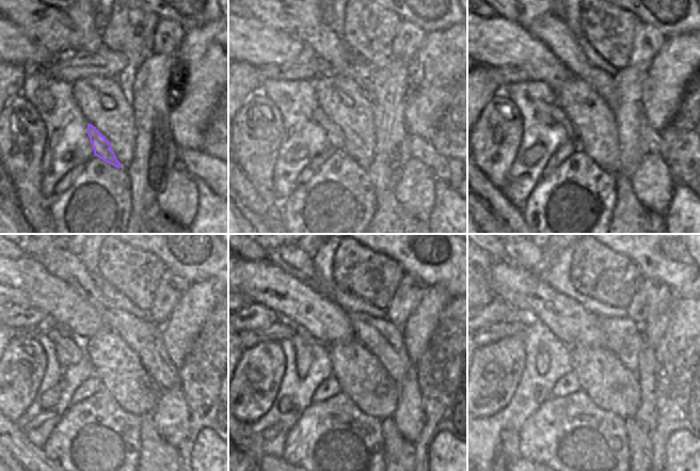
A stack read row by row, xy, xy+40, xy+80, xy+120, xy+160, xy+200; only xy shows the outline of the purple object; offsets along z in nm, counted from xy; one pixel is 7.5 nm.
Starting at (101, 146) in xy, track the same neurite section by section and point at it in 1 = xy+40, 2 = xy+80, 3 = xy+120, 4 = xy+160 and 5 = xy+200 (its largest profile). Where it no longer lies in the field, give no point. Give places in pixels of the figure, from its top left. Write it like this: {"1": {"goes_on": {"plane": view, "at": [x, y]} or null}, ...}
{"1": {"goes_on": {"plane": "xy+40", "at": [336, 139]}}, "2": {"goes_on": {"plane": "xy+80", "at": [546, 114]}}, "3": {"goes_on": {"plane": "xy+120", "at": [68, 351]}}, "4": {"goes_on": {"plane": "xy+160", "at": [281, 330]}}, "5": {"goes_on": {"plane": "xy+200", "at": [493, 333]}}}

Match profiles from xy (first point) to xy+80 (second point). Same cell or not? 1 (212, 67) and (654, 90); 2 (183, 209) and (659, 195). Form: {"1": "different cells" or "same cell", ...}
{"1": "same cell", "2": "same cell"}

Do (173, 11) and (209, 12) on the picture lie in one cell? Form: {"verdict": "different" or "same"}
{"verdict": "same"}

